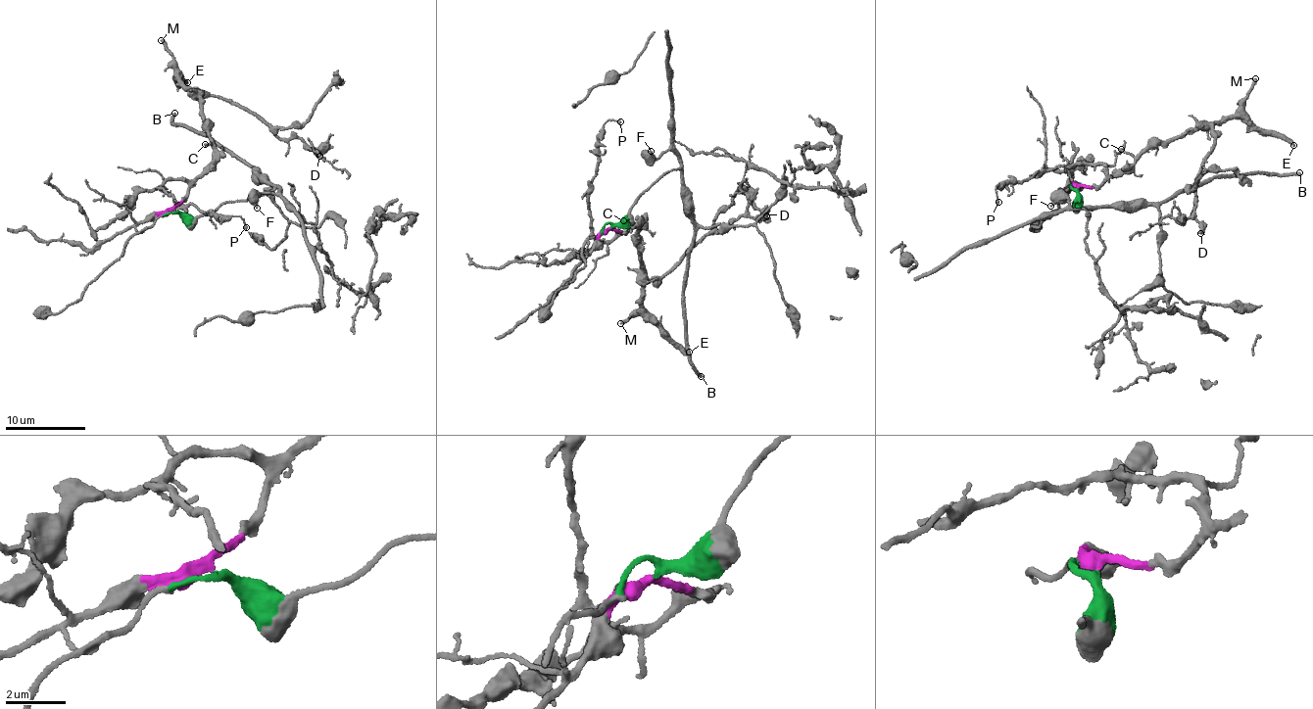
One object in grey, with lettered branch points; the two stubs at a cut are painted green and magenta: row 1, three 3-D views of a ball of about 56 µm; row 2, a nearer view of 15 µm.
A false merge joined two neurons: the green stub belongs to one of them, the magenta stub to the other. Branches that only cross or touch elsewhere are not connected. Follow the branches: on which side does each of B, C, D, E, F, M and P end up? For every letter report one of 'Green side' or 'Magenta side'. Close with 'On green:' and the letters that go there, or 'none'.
B: Green side
C: Magenta side
D: Magenta side
E: Magenta side
F: Green side
M: Magenta side
P: Magenta side
On green: B, F

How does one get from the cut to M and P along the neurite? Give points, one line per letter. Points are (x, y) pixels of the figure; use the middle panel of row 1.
M: (611, 228), (627, 232), (641, 222), (637, 233), (640, 243), (642, 305), (619, 323)
P: (611, 228), (625, 233), (602, 242), (595, 235), (588, 189), (596, 173), (604, 124), (607, 120), (621, 121)

